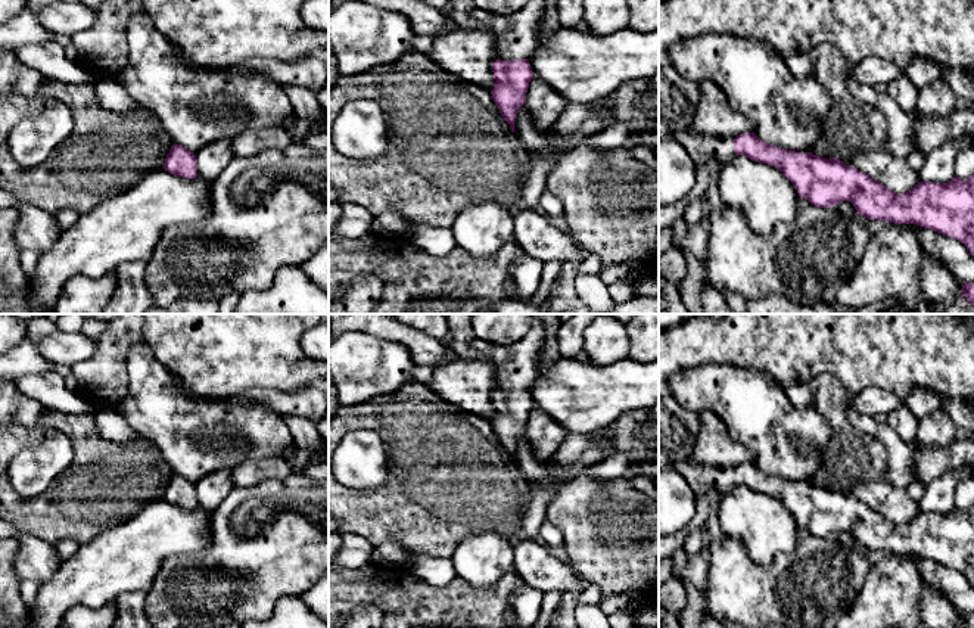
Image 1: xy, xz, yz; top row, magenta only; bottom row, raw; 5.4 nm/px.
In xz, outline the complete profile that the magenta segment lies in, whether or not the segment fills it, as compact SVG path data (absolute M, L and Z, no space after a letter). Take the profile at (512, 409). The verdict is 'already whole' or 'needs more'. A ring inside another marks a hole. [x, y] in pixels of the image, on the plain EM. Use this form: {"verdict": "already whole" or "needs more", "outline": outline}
{"verdict": "needs more", "outline": "M446 314L452 335L449 349L458 360L489 361L497 369L497 391L492 395L495 417L491 420L501 447L514 463L519 439L526 433L533 401L529 388L538 377L538 352L544 341L542 321L533 321L528 335L507 346L500 346L476 336L473 314Z"}

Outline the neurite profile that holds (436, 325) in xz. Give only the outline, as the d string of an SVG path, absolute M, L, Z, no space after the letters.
M386 314L417 330L429 333L436 339L448 335L448 320L445 314Z

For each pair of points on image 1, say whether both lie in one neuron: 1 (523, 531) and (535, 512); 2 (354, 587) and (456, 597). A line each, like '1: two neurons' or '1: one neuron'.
1: one neuron
2: one neuron

